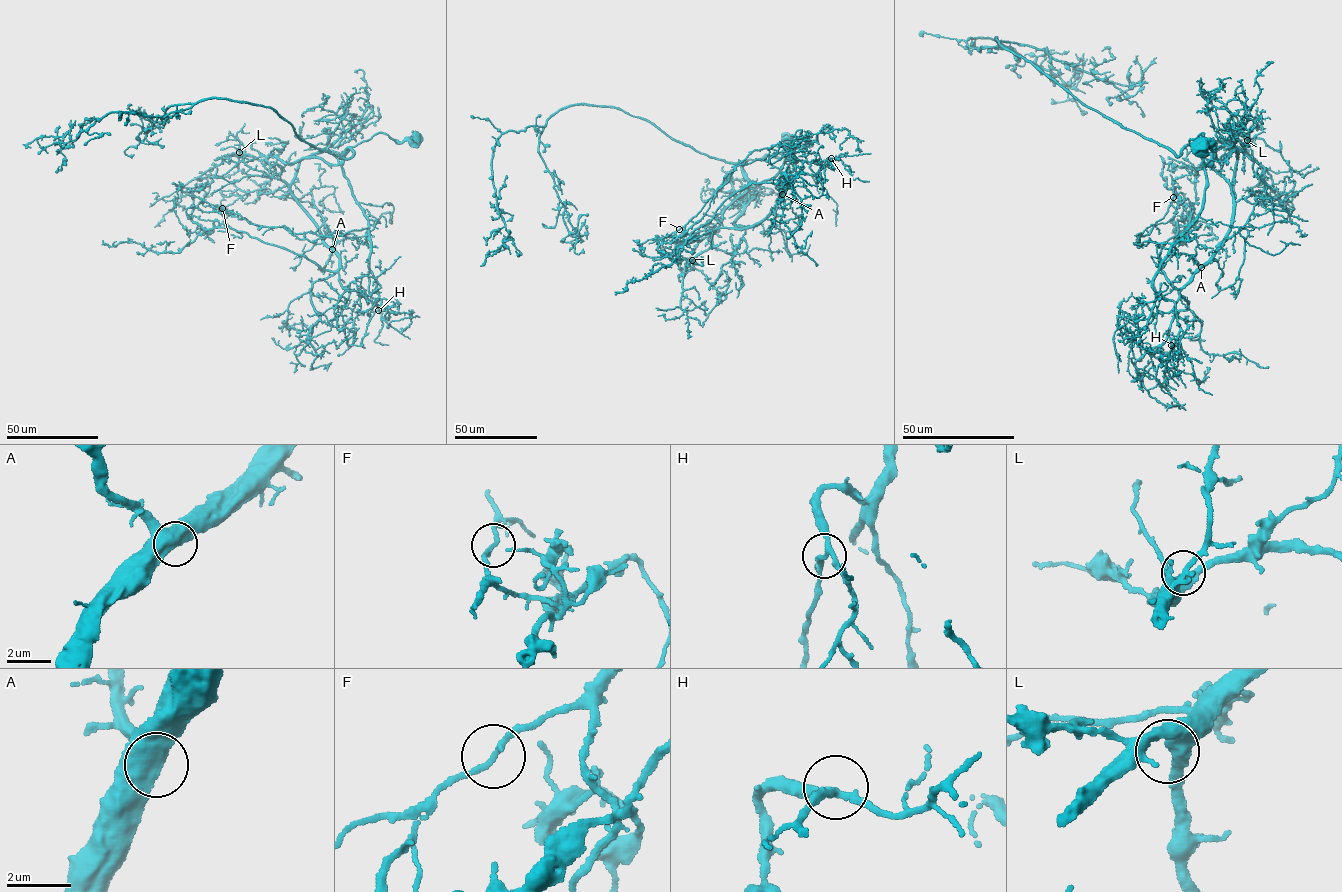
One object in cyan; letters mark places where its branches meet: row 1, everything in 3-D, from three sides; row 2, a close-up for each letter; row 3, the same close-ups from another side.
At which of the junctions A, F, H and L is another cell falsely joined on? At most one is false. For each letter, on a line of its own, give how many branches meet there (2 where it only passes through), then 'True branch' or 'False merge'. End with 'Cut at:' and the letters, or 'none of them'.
A: Branches: 2. True branch
F: Branches: 2. False merge
H: Branches: 3. True branch
L: Branches: 2. True branch
Cut at: F

